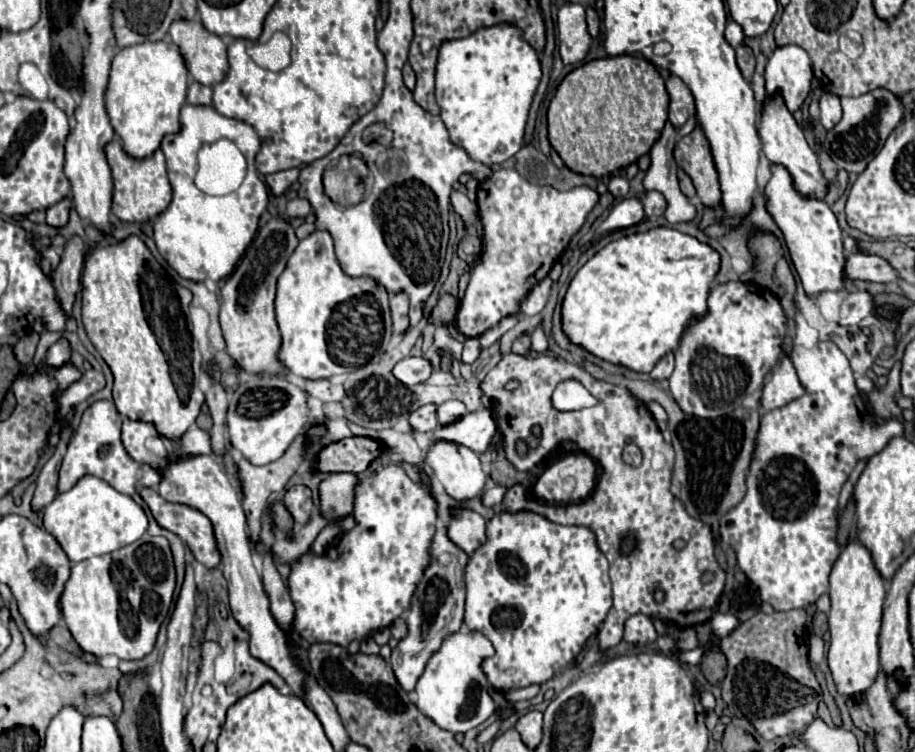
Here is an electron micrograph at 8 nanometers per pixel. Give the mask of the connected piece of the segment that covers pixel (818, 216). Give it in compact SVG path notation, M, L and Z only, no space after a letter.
M770 164L770 180L764 186L766 210L784 234L784 242L790 252L790 260L804 284L808 296L816 296L824 290L840 290L844 286L844 254L842 234L838 220L830 206L818 198L804 198L794 186L792 176L780 164Z

